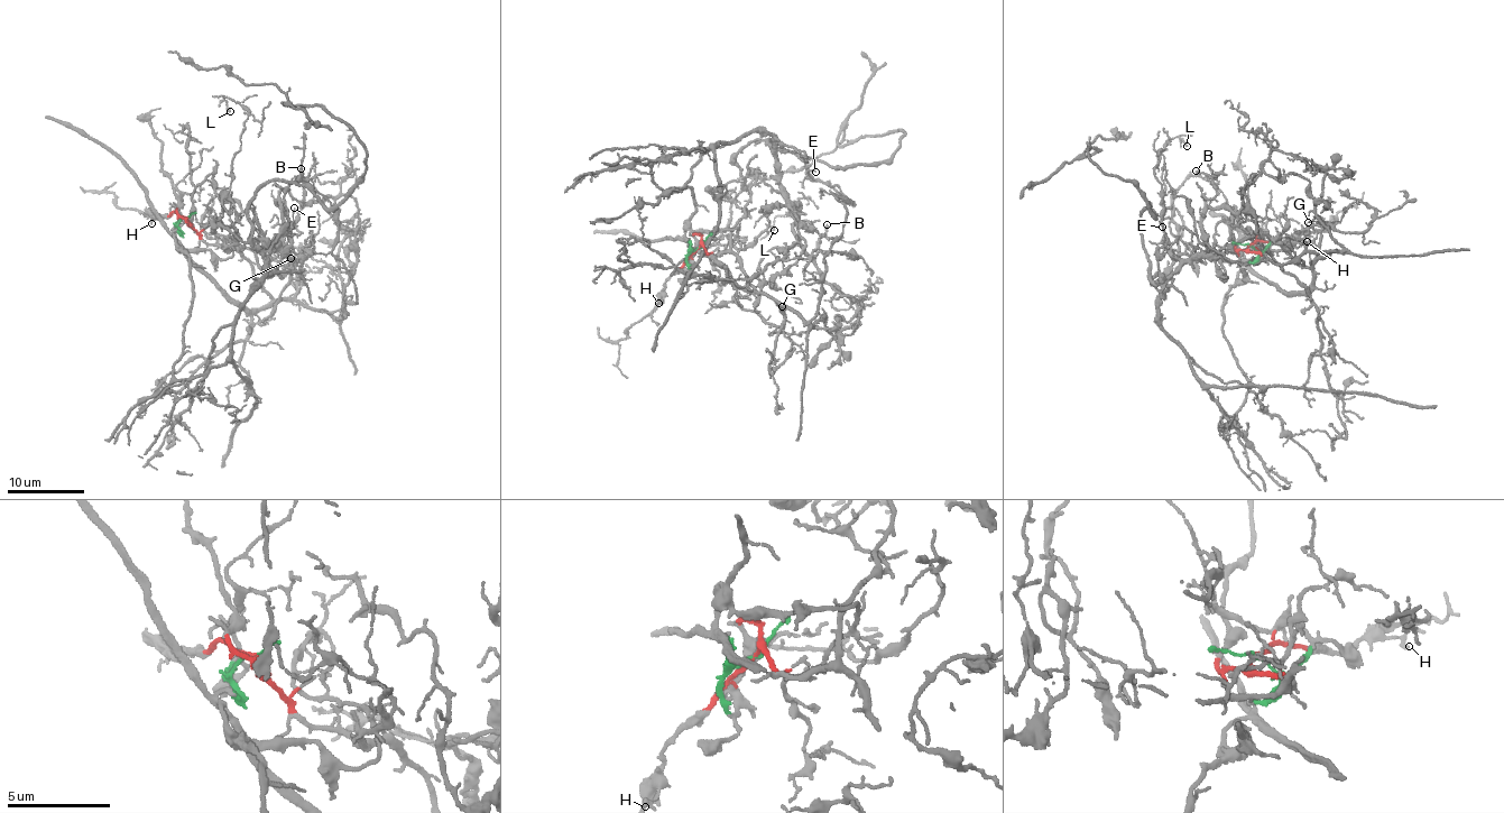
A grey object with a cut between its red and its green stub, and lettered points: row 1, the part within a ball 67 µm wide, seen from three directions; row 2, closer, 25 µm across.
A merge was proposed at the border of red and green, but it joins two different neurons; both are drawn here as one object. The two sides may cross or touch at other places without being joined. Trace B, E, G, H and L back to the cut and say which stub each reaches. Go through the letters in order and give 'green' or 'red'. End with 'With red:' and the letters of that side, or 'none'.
B: green
E: green
G: red
H: red
L: red
With red: G, H, L

